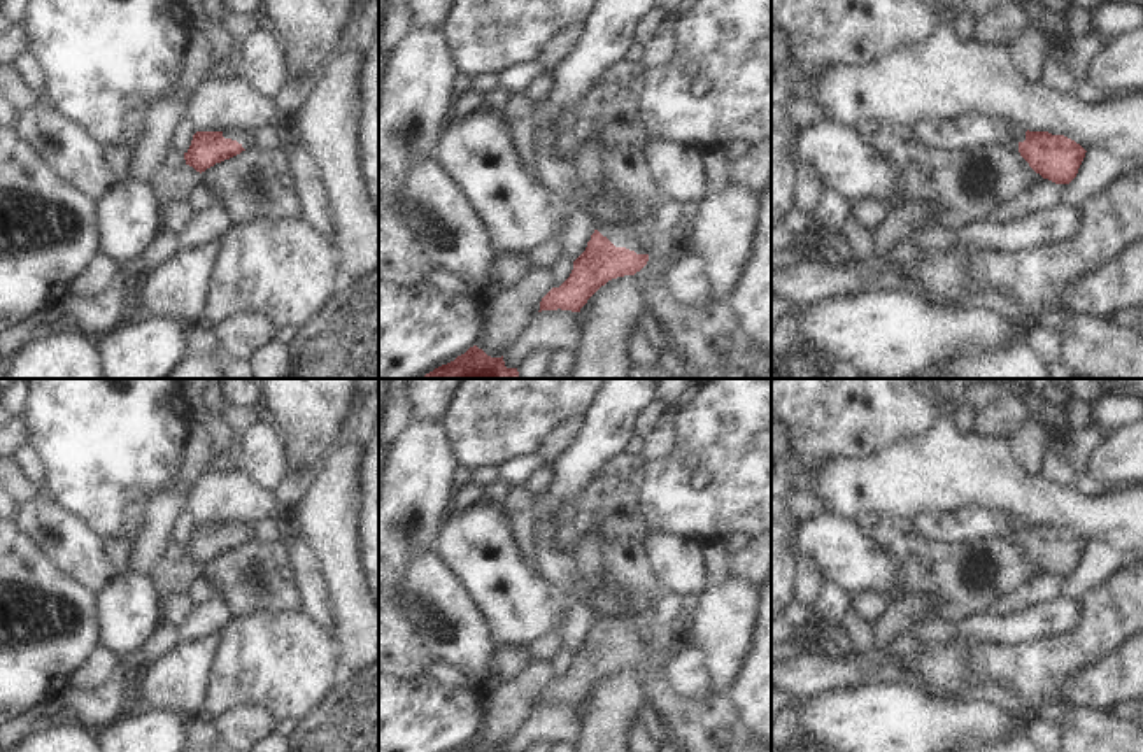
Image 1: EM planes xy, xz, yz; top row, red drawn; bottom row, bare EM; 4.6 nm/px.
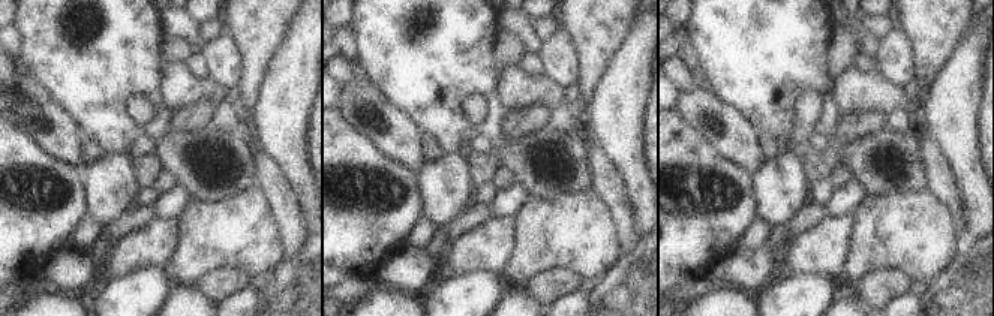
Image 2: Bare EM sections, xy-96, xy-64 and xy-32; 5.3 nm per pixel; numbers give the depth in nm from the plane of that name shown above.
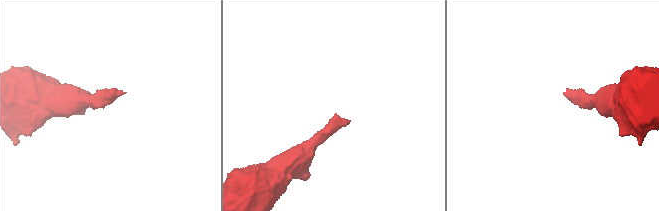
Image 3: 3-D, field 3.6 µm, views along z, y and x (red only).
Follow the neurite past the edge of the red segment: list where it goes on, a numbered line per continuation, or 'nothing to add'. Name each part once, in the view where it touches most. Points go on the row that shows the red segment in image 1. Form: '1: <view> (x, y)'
1: xz (621, 234)

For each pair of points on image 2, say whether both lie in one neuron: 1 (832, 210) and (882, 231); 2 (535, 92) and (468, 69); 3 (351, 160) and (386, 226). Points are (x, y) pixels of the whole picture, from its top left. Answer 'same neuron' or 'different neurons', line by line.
1: different neurons
2: different neurons
3: same neuron

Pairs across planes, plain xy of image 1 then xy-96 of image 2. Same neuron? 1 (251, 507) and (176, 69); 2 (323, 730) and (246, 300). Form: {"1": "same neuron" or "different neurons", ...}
{"1": "same neuron", "2": "different neurons"}

